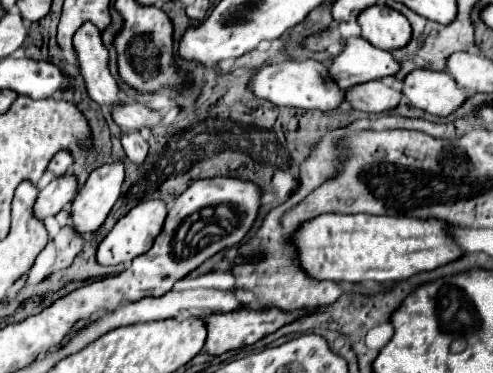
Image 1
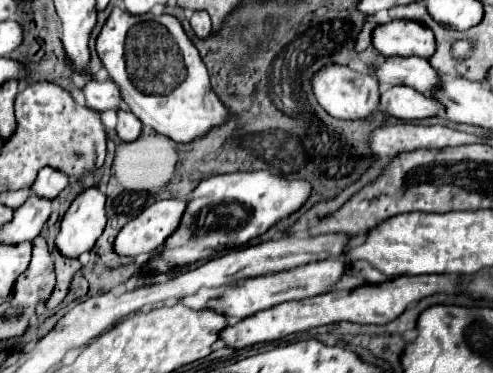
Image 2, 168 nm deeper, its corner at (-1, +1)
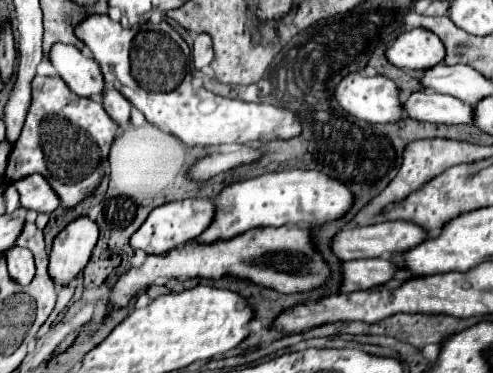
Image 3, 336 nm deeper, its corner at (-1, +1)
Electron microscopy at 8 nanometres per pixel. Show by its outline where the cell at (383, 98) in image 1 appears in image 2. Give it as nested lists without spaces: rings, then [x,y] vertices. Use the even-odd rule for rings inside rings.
[[[391,86],[379,98],[379,110],[387,116],[399,120],[421,120],[427,116],[435,116],[441,106],[433,98],[417,92],[411,86]]]

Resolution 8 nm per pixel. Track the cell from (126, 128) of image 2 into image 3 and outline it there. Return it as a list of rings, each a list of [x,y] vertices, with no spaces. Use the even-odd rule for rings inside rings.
[[[105,88],[101,94],[101,104],[105,108],[105,112],[117,122],[117,124],[127,124],[129,122],[129,112],[131,112],[131,104],[127,102],[127,98],[123,98],[123,94],[119,94],[115,88]]]

